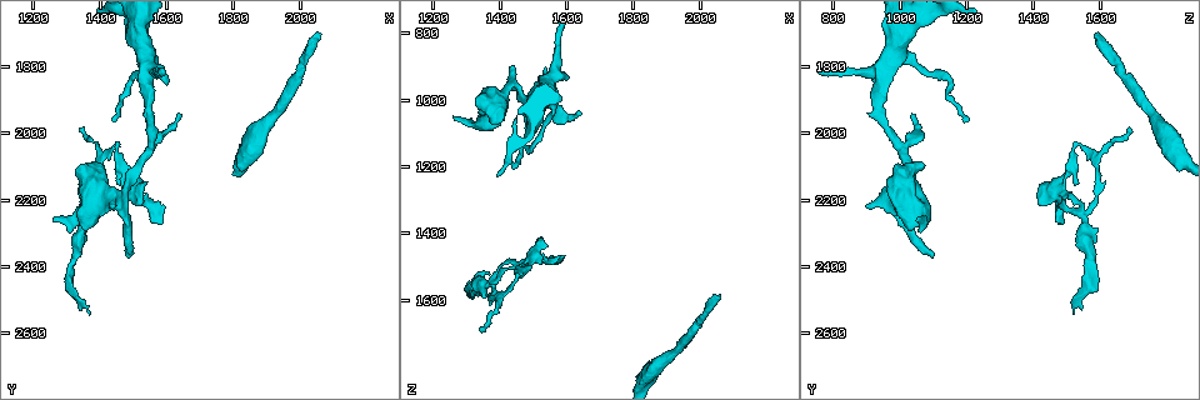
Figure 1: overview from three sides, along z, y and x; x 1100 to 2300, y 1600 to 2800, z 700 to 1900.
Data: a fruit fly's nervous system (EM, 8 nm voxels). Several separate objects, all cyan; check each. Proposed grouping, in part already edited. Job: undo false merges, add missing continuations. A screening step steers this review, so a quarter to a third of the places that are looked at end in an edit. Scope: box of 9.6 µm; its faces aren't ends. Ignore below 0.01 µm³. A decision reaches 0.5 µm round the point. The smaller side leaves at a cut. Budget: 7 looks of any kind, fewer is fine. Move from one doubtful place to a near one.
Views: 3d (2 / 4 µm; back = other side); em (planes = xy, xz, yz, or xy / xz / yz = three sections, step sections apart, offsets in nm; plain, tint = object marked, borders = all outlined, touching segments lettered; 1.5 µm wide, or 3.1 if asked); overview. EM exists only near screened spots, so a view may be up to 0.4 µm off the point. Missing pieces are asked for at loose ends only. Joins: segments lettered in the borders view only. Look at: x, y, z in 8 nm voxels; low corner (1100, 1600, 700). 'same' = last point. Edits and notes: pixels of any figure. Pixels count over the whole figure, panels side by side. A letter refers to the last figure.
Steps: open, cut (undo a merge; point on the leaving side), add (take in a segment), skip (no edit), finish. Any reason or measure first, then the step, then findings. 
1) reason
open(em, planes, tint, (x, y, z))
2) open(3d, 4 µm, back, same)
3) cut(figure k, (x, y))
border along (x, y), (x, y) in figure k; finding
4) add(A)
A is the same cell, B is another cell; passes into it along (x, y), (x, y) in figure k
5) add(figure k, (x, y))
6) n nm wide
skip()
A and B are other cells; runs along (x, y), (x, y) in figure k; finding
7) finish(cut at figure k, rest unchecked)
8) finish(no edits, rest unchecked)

free end
open(3d, 4 µm, (1480, 2380, 1100))

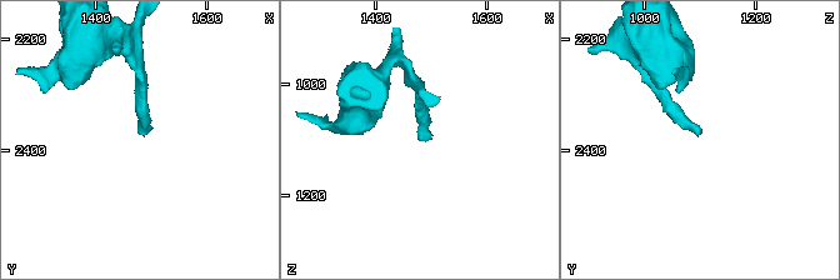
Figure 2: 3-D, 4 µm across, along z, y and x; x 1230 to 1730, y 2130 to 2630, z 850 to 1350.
shape alone is not enough
open(em, yz, step 4, borders, (1485, 2370, 1105))

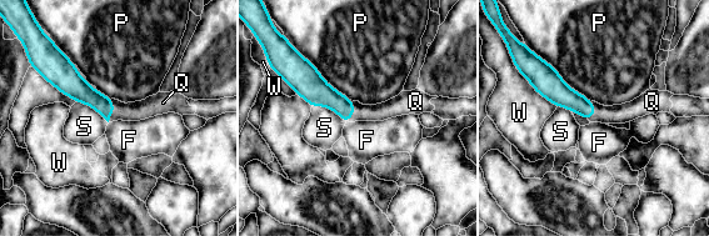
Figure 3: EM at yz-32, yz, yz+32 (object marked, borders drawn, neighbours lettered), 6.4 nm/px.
add(Q)
Q is the same cell, F, P, S and W are other cells; passes into it along (80, 90), (113, 110), (151, 106) in figure 3; it goes on there

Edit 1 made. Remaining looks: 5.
see it whole again
open(overview)

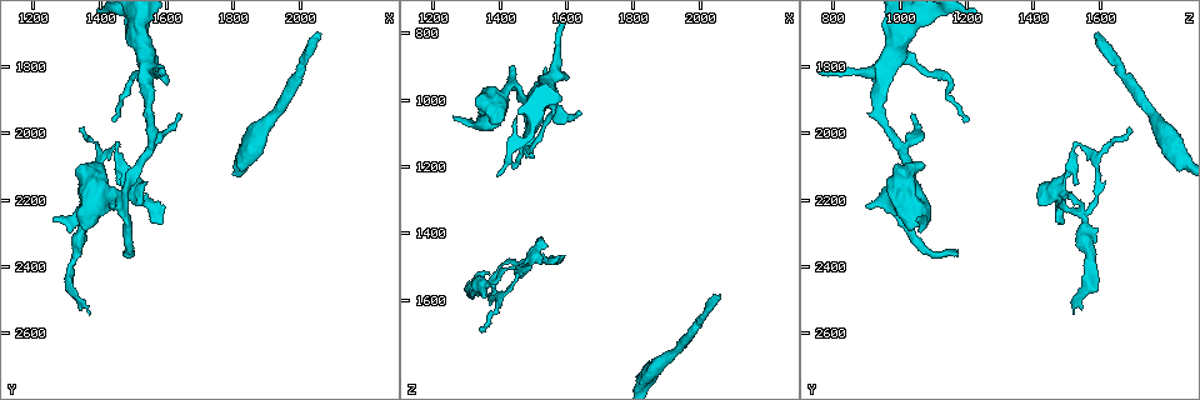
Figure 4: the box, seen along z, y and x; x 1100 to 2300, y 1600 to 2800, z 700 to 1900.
open(3d, 2 µm, (1600, 1840, 940))

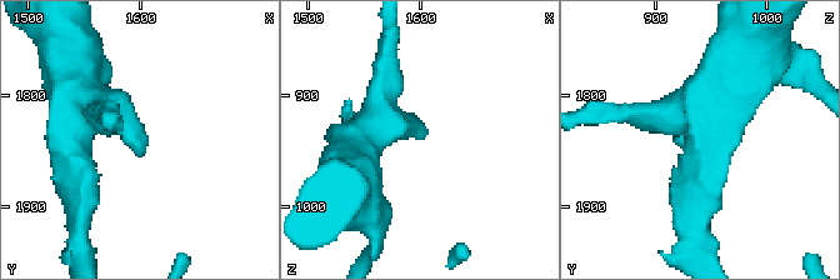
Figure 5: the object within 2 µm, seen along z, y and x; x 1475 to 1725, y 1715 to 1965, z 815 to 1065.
open(em, planes, borders, (1600, 1848, 936))

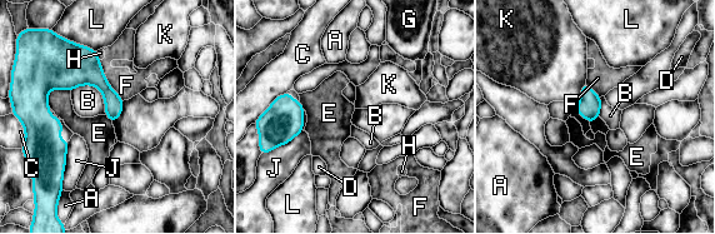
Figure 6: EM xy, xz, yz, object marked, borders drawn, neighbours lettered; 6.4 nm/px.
skip()
A, B, C, D, E, F, G, H, J, K and L are other cells; border along (70, 90), (94, 85), (105, 114) in figure 6; none of them fits

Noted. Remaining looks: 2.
an open end
open(em, planes, borders, (1430, 2230, 900))

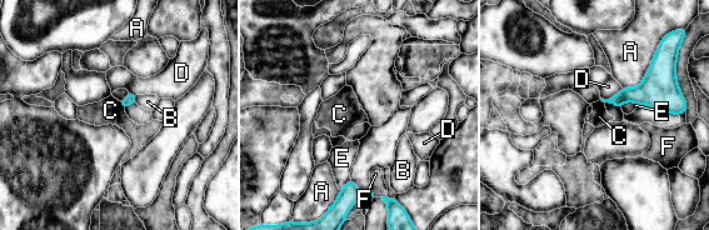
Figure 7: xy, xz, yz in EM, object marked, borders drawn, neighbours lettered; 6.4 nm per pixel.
skip()
A, B, C, D, E and F are other cells; border along (120, 101), (124, 106) in figure 7; none of them fits

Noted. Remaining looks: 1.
finish(add at figure 3, rest unchecked)

